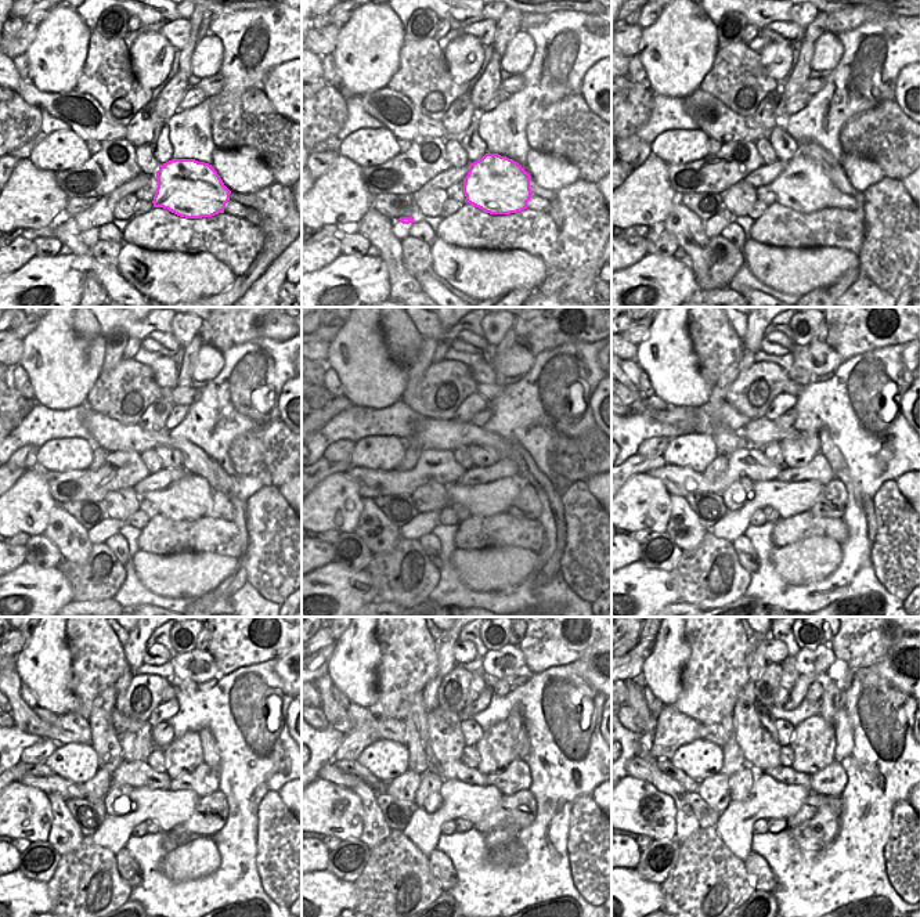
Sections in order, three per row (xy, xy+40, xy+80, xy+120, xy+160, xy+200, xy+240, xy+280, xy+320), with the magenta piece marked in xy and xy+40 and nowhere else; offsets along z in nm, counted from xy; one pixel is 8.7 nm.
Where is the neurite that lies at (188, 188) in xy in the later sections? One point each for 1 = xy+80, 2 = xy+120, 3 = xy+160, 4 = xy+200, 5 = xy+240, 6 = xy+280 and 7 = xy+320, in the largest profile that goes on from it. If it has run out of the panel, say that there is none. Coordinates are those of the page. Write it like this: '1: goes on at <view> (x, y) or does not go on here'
1: goes on at xy+80 (803, 186)
2: goes on at xy+120 (188, 498)
3: goes on at xy+160 (489, 499)
4: goes on at xy+200 (790, 499)
5: goes on at xy+240 (169, 808)
6: goes on at xy+280 (458, 800)
7: goes on at xy+320 (768, 798)

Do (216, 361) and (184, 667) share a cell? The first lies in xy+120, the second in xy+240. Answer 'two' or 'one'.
one

